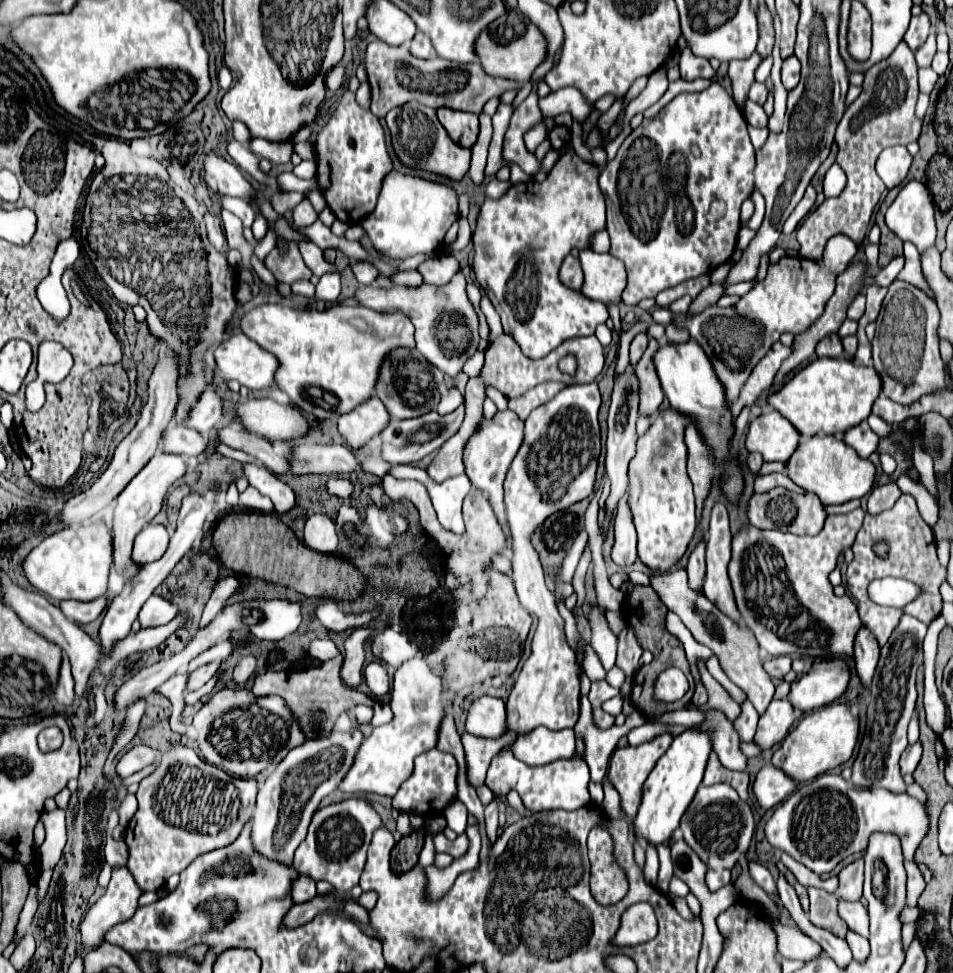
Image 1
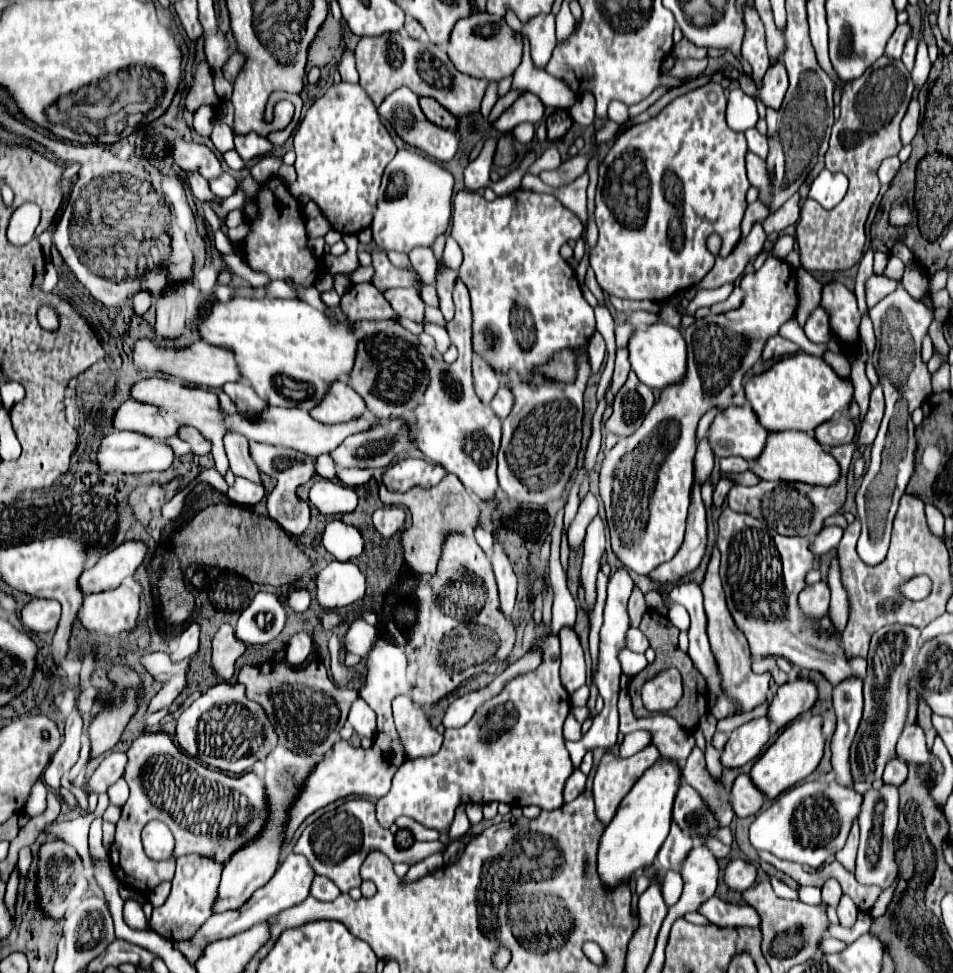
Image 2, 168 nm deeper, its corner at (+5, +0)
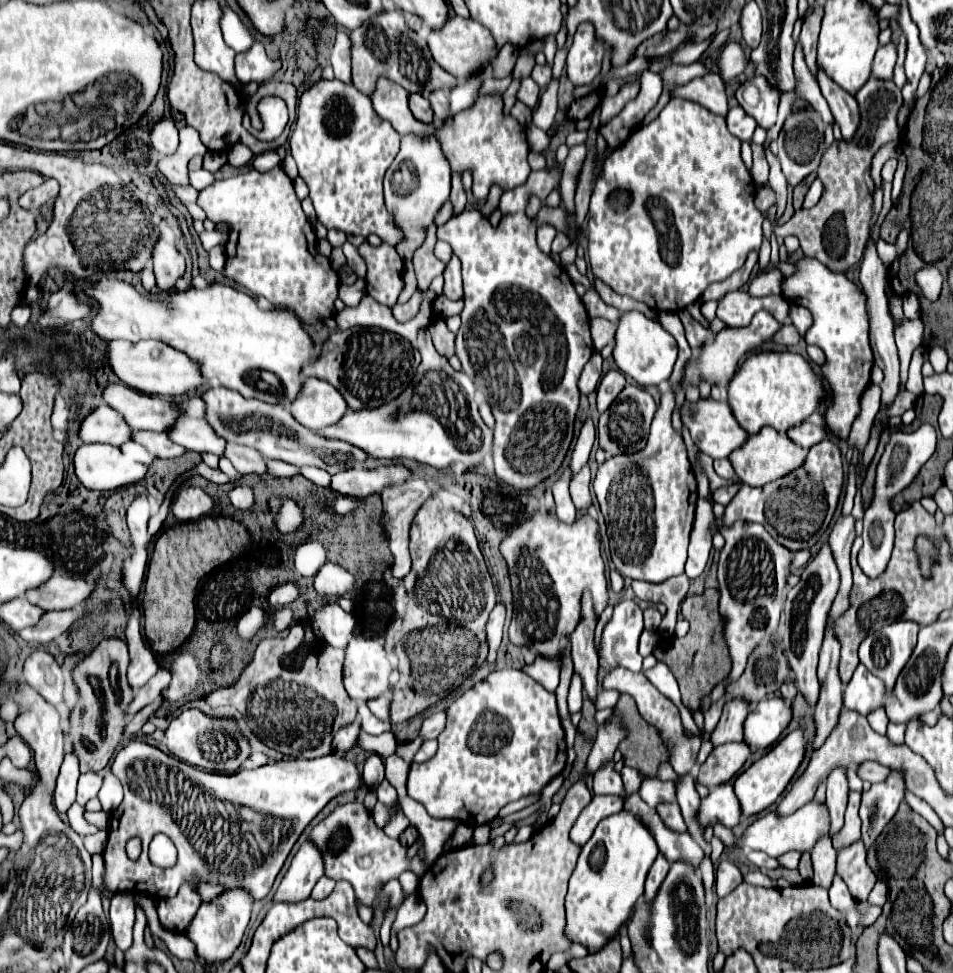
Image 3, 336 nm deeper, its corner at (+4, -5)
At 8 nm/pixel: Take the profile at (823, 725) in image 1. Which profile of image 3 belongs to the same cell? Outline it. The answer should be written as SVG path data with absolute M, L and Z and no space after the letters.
M797 728L797 730L789 732L785 738L781 738L775 744L775 748L771 748L753 766L749 766L733 784L735 786L735 794L737 794L739 802L741 802L743 816L759 814L759 812L767 810L771 804L775 804L779 794L787 788L787 784L791 782L791 778L799 770L803 758L805 758L805 736L803 736L803 730Z

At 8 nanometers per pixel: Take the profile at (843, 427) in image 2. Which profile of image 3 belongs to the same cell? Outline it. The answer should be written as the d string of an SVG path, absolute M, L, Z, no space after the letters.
M807 420L807 422L803 422L803 426L795 426L795 430L787 430L787 434L791 438L795 438L795 442L799 446L803 446L805 450L809 450L817 442L823 442L829 438L827 428L815 420Z

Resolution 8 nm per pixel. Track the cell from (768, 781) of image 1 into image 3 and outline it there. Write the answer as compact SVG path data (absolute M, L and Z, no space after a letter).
M733 784L717 786L709 792L709 796L705 800L701 800L699 820L701 820L703 828L707 824L715 824L715 822L719 822L727 828L733 828L739 824L741 808L739 808L739 800L733 792Z

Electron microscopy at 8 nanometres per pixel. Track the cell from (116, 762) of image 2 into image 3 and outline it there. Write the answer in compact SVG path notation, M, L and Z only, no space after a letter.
M95 772L81 774L79 786L77 786L77 802L79 802L81 806L85 806L91 798L97 796L101 784L103 784L103 776L101 776L101 774L95 774Z

